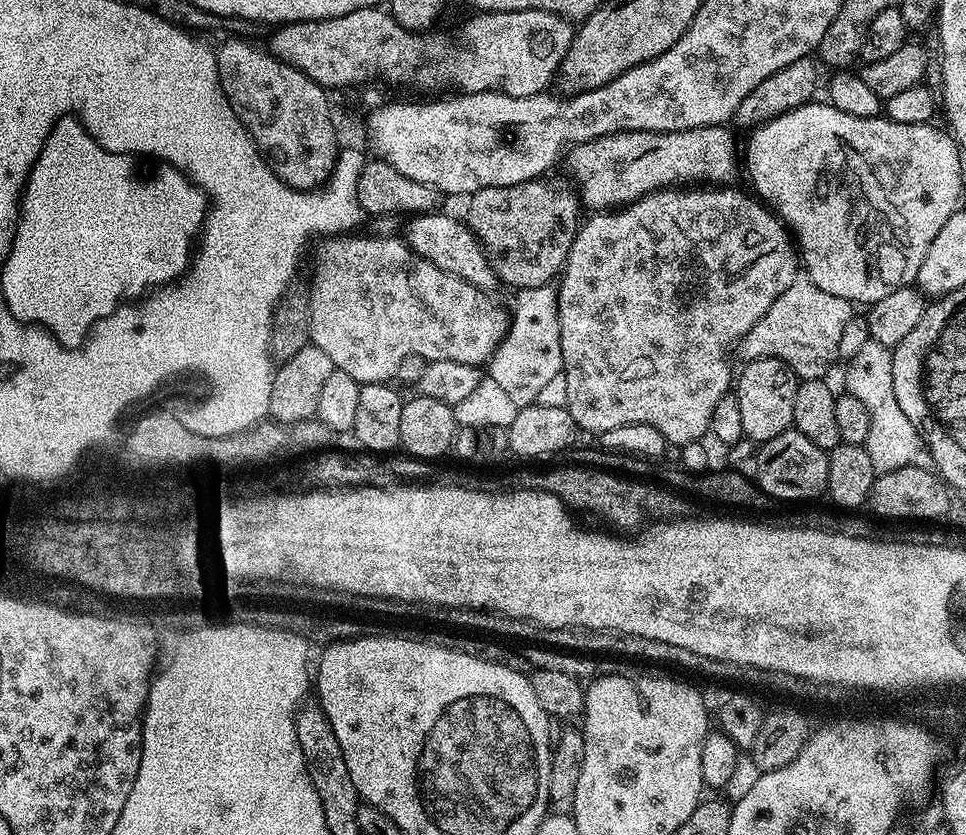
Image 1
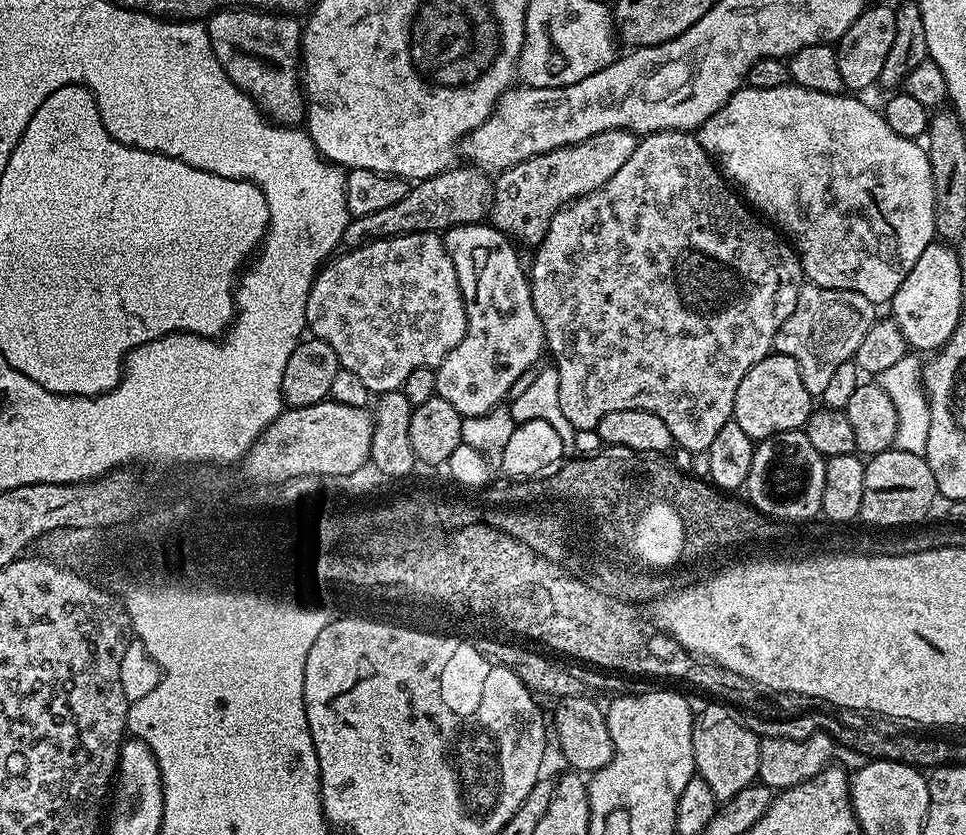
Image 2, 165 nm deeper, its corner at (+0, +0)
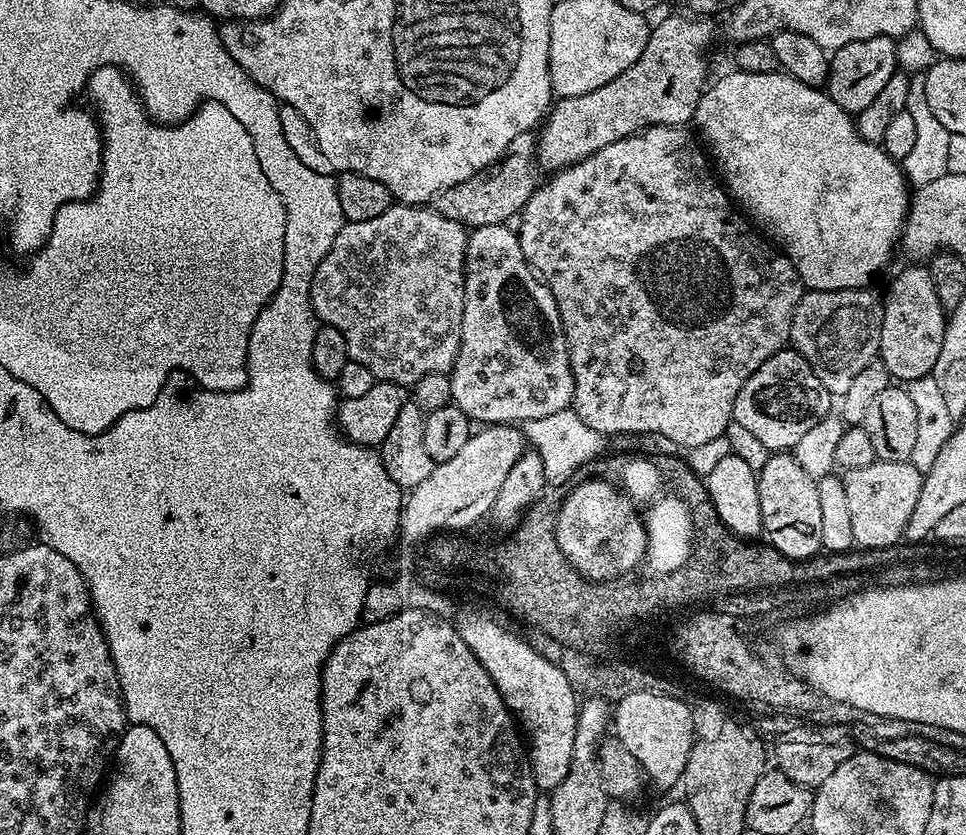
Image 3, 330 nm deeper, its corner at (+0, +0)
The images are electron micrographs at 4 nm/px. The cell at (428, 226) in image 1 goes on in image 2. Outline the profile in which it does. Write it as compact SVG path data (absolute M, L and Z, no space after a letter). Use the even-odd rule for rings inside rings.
M481 222L454 225L443 233L442 239L456 267L464 304L468 307L468 333L436 369L436 395L450 402L463 418L486 415L509 399L512 388L524 380L523 376L539 362L540 355L545 355L544 326L540 315L532 316L534 302L524 304L524 285L530 282L530 276L525 265L524 268L520 265L517 245L509 237L492 227L491 223Z

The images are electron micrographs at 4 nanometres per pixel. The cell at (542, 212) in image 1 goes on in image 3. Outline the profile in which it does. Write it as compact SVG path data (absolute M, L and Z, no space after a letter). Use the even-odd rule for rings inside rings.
M695 14L683 15L668 16L651 25L646 50L642 50L638 62L634 62L630 70L622 70L618 78L606 82L606 86L598 86L598 90L590 90L590 94L566 96L551 105L536 141L536 163L543 171L545 168L545 173L555 174L561 168L582 162L590 158L590 154L602 150L602 146L610 146L610 142L618 142L645 128L684 126L695 117L700 93L709 79L707 56L708 47L712 44L713 21Z

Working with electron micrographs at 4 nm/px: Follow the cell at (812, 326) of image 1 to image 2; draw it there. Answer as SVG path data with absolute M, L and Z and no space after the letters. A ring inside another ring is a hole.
M808 282L800 290L794 314L790 314L776 332L774 348L779 355L789 356L798 362L806 390L813 398L820 398L830 378L837 373L838 366L855 357L858 346L862 346L862 340L870 334L876 319L878 308L870 302L870 298L862 298L862 294L854 290L823 288Z

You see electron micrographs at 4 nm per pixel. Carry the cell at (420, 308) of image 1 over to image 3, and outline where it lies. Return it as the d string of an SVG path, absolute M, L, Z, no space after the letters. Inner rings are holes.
M393 203L391 208L386 210L386 214L378 214L378 218L369 218L366 222L347 222L344 229L338 234L338 238L334 238L334 246L330 246L330 250L326 254L326 258L322 258L322 262L318 266L318 270L312 279L312 308L316 311L316 319L321 325L338 330L342 334L342 338L346 338L346 346L348 347L348 358L354 362L362 362L362 366L366 366L366 370L370 370L370 374L374 374L377 381L389 380L391 384L402 384L411 386L414 382L418 382L418 378L422 378L426 374L438 374L439 372L451 373L453 364L456 363L456 355L460 349L460 335L462 334L462 310L464 309L464 255L466 254L466 246L468 245L468 232L463 224L452 221L450 218L443 217L435 207L417 206L415 204Z

